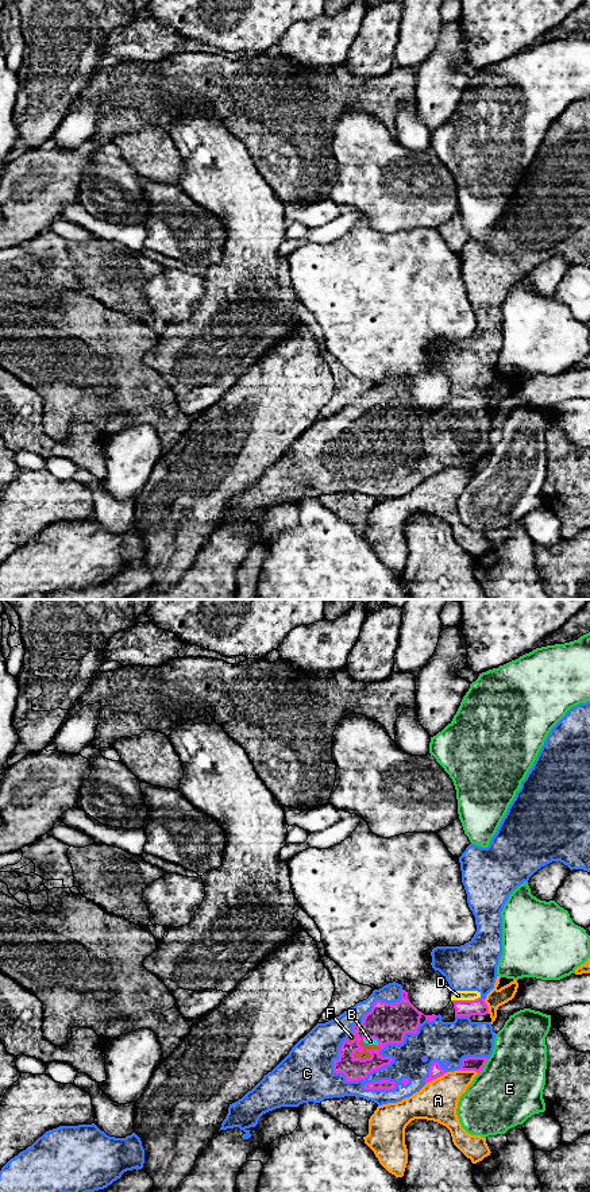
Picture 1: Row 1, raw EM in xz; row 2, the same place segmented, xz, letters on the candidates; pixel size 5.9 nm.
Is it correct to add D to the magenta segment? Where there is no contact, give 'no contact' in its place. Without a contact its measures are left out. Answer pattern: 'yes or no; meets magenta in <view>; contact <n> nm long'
yes; meets magenta in xz; contact 180 nm long

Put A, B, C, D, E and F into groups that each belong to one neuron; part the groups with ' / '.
A / B C D F / E

